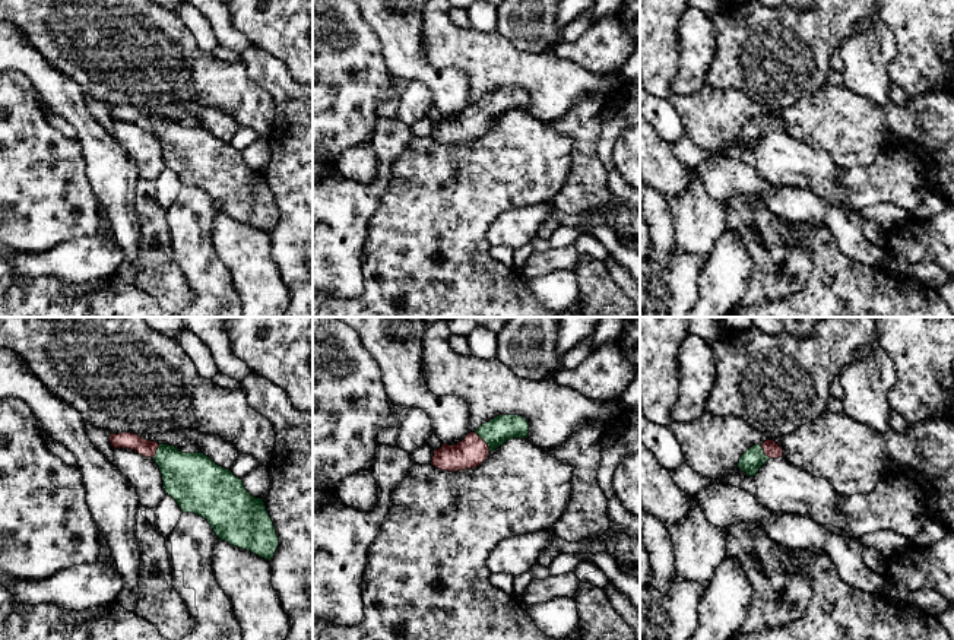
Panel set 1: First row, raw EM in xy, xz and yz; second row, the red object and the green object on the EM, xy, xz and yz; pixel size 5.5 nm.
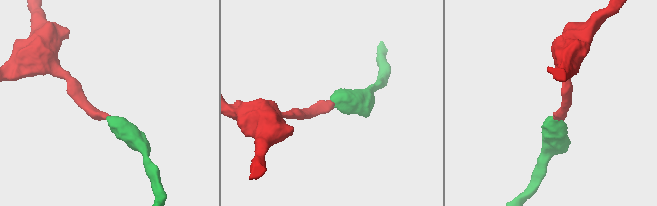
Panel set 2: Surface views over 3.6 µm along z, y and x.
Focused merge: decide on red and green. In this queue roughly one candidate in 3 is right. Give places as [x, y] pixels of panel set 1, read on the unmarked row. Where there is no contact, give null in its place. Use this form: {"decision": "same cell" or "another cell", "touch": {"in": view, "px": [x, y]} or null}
{"decision": "same cell", "touch": {"in": "xz", "px": [484, 114]}}

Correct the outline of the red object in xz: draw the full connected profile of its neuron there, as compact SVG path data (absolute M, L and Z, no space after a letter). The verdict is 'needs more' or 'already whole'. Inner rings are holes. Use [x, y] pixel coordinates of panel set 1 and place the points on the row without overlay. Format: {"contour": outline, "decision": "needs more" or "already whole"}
{"contour": "M500 88L482 96L454 118L444 117L434 123L431 137L441 143L457 145L479 139L491 124L507 113L527 111L529 96L519 88Z", "decision": "needs more"}

